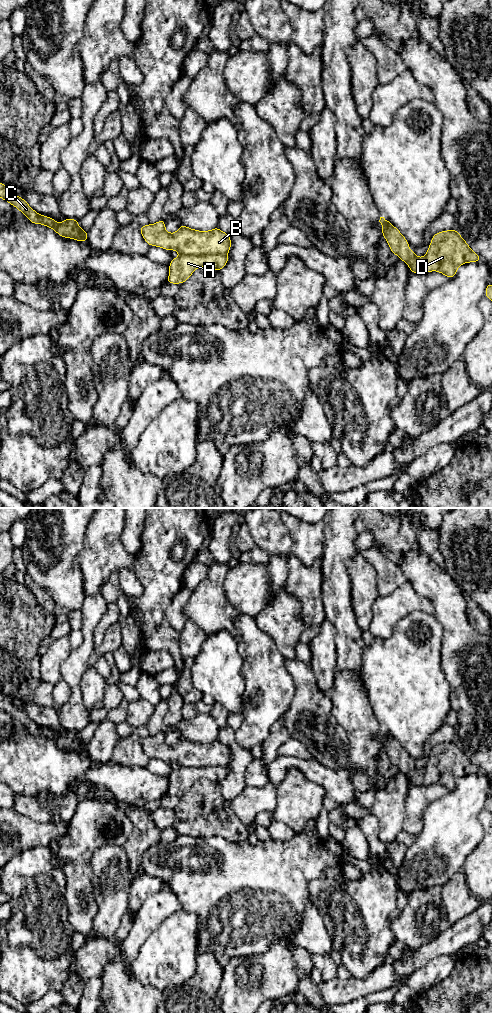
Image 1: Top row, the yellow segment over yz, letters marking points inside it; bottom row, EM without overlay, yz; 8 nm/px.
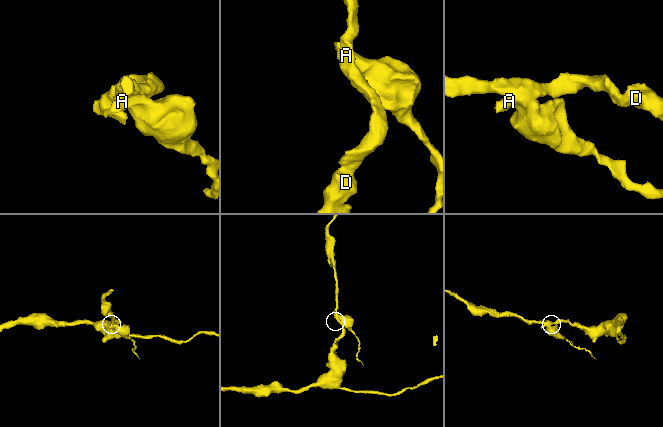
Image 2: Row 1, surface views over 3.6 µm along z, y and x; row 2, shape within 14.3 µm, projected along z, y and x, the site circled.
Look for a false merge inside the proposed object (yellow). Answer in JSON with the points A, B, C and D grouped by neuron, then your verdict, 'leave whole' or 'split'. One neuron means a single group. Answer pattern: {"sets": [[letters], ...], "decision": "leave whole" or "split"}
{"sets": [["A"], ["B", "C", "D"]], "decision": "split"}

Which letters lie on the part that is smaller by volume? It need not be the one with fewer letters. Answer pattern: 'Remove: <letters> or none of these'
Remove: A

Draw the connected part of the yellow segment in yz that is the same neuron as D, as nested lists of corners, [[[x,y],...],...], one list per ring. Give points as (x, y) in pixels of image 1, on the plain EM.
[[[380,729],[379,734],[382,736],[381,747],[385,749],[391,764],[407,775],[411,785],[437,783],[452,791],[460,777],[482,773],[457,741],[435,745],[425,768],[419,770],[410,762],[407,751],[395,738],[384,729]]]

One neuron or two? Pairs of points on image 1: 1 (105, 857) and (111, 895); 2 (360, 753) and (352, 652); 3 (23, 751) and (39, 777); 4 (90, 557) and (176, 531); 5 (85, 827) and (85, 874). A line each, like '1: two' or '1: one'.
1: one
2: two
3: one
4: two
5: one

